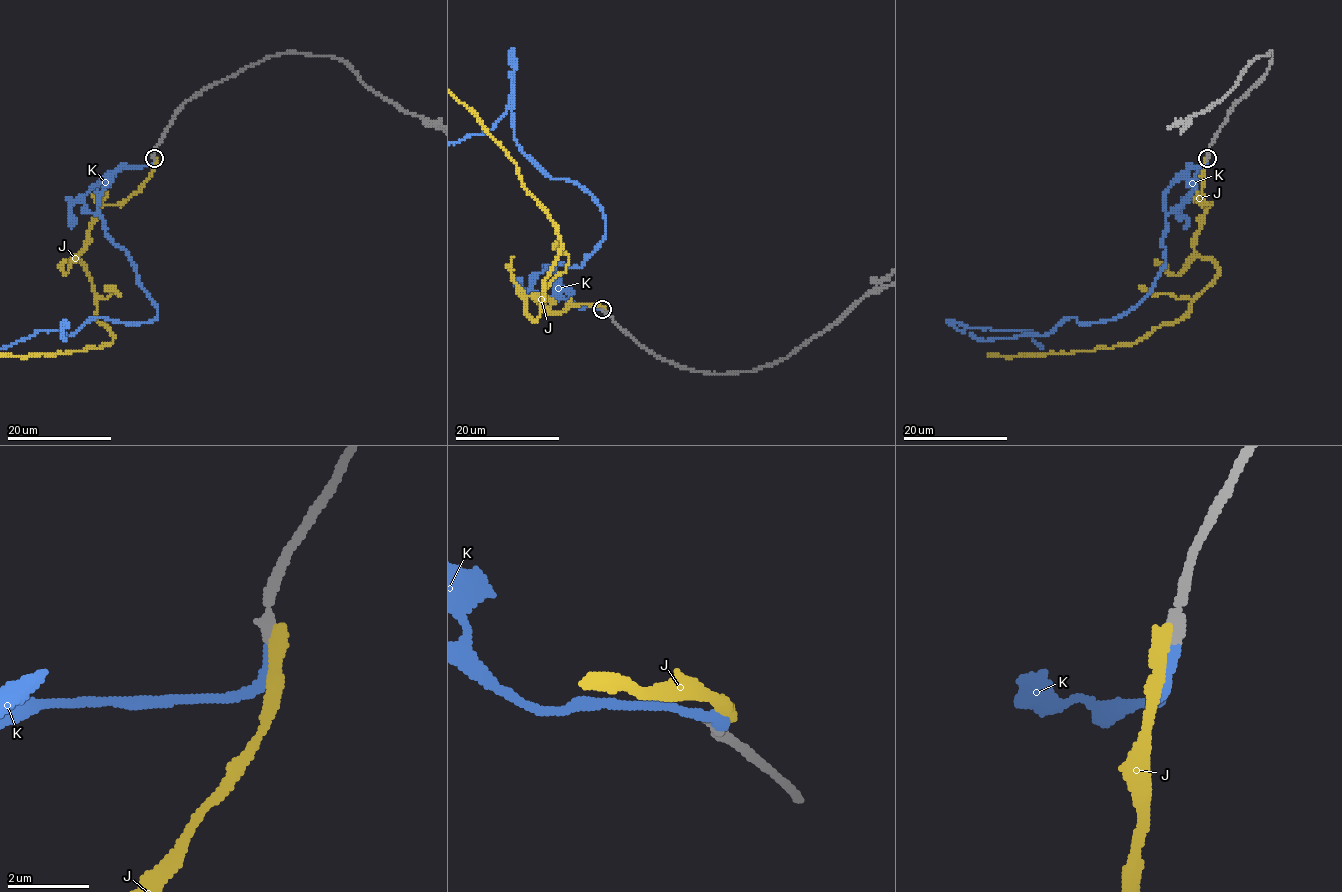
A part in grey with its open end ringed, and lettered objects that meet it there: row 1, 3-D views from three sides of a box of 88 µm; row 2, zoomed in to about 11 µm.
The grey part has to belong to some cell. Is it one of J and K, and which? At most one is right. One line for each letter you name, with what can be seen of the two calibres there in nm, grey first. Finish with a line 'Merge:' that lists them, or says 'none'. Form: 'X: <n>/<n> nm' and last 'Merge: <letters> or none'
K: 340/360 nm
Merge: K

